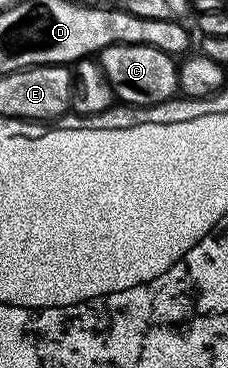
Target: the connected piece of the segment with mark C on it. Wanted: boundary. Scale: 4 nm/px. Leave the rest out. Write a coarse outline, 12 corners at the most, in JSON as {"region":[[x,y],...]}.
{"region":[[106,46],[97,63],[128,107],[180,93],[176,59],[155,46]]}

